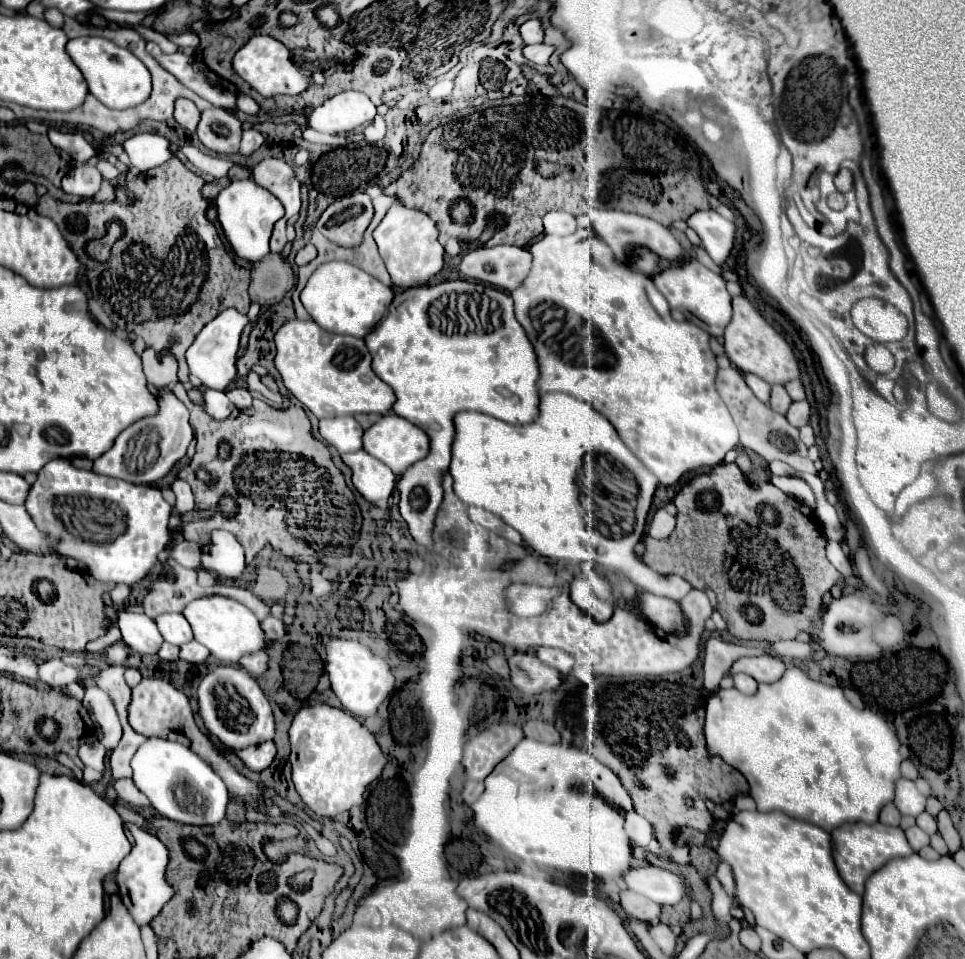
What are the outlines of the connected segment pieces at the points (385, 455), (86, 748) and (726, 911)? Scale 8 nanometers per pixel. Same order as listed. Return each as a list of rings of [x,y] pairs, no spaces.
[[[388,413],[378,423],[374,423],[370,429],[364,431],[364,451],[368,451],[372,457],[376,457],[382,463],[386,463],[394,471],[394,475],[402,475],[416,461],[428,457],[428,453],[430,453],[430,439],[428,439],[428,435],[420,427],[412,425],[410,421],[402,419],[400,415]]]
[[[94,743],[94,745],[82,745],[80,747],[80,759],[86,767],[92,767],[100,773],[104,773],[104,757],[106,757],[106,749],[102,743]]]
[[[710,877],[710,879],[708,879],[708,887],[710,887],[710,891],[712,891],[712,911],[714,911],[714,915],[728,917],[728,915],[730,915],[732,901],[730,901],[730,897],[724,893],[724,889],[722,889],[720,883],[716,881],[716,877]]]

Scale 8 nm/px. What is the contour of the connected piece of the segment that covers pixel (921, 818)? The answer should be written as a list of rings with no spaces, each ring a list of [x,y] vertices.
[[[920,813],[920,815],[916,817],[916,823],[918,823],[918,827],[924,829],[928,835],[934,835],[934,833],[938,831],[936,817],[932,817],[932,815],[928,815],[928,813]]]

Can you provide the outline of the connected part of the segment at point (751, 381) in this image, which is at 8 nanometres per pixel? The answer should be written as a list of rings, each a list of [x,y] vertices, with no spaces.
[[[744,375],[744,379],[746,379],[746,383],[748,383],[748,387],[754,391],[754,395],[760,399],[760,401],[768,401],[770,399],[770,385],[764,381],[764,379],[760,379],[760,377],[756,377],[756,375]]]

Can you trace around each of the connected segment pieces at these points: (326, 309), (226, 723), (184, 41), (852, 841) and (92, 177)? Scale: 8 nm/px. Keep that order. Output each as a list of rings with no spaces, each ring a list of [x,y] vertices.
[[[332,261],[320,265],[308,279],[306,287],[300,293],[300,301],[304,303],[306,311],[312,319],[330,333],[366,337],[378,321],[386,315],[392,303],[392,289],[382,285],[378,279],[344,261]]]
[[[222,665],[210,671],[200,683],[198,705],[204,727],[226,747],[244,749],[262,741],[270,741],[274,737],[274,715],[270,701],[262,693],[256,679],[238,665]]]
[[[191,30],[173,36],[169,35],[168,38],[171,41],[173,38],[173,42],[179,46],[185,54],[190,56],[195,55],[196,49],[200,43],[198,35]]]
[[[848,823],[848,825],[842,825],[840,829],[834,829],[830,835],[834,845],[836,869],[844,879],[844,883],[858,895],[864,893],[864,883],[876,869],[880,869],[884,863],[888,863],[894,857],[906,857],[914,853],[914,849],[908,845],[908,839],[904,837],[904,831],[900,827],[888,827],[882,823],[874,823],[874,825]]]
[[[90,165],[72,169],[72,175],[64,175],[62,179],[62,189],[78,197],[92,197],[94,193],[98,193],[100,185],[102,185],[102,175],[98,173],[96,167]]]

